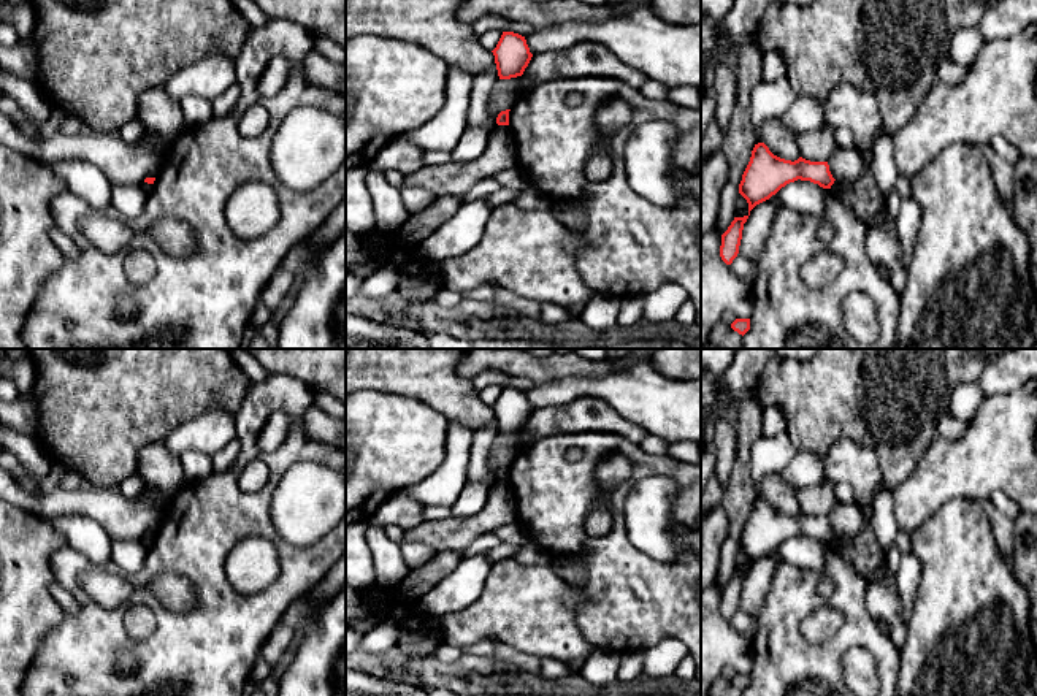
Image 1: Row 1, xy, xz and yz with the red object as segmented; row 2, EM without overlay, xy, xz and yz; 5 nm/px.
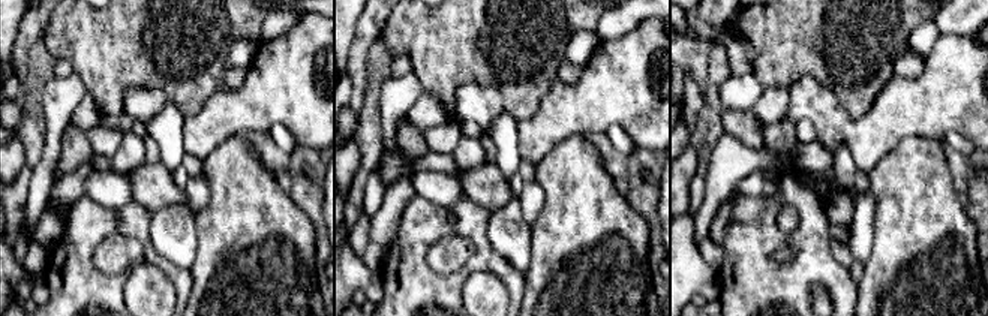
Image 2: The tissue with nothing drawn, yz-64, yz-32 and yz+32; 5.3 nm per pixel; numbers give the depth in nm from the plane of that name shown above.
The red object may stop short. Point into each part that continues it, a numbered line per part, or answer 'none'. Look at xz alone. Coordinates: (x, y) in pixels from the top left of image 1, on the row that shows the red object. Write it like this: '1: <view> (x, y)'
none

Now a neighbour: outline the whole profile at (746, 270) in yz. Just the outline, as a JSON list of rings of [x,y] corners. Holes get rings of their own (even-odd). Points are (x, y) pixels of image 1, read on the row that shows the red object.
[[[737,254],[737,257],[731,263],[731,270],[734,276],[744,282],[745,285],[753,285],[756,276],[758,276],[758,265],[756,262],[752,262],[750,258],[744,257],[742,254]]]

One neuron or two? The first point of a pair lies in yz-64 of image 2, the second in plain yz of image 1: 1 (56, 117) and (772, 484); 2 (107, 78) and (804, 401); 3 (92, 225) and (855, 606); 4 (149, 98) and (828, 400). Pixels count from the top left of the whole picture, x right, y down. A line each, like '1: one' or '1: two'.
1: two
2: one
3: one
4: two

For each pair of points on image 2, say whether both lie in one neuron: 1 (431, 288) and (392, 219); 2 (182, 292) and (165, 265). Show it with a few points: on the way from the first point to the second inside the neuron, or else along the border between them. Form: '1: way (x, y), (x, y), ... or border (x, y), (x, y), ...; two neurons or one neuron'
1: border (416, 196), (407, 204), (398, 234), (386, 249); two neurons
2: way (182, 286), (182, 282), (171, 271); one neuron

